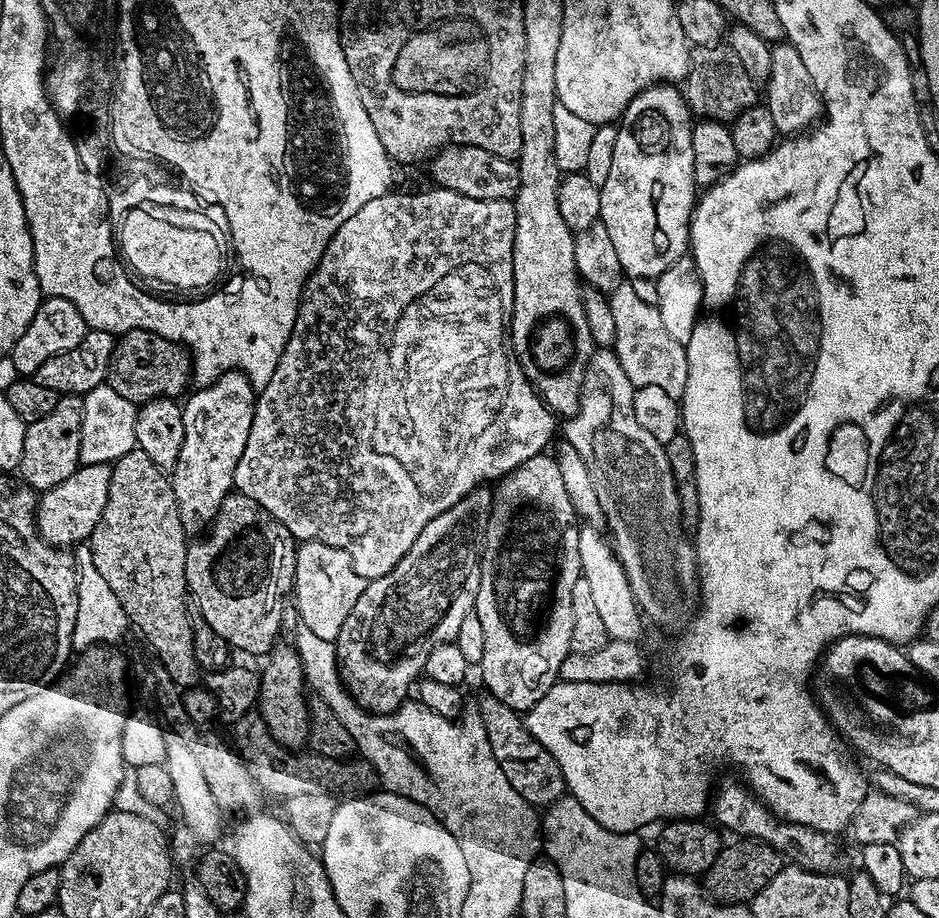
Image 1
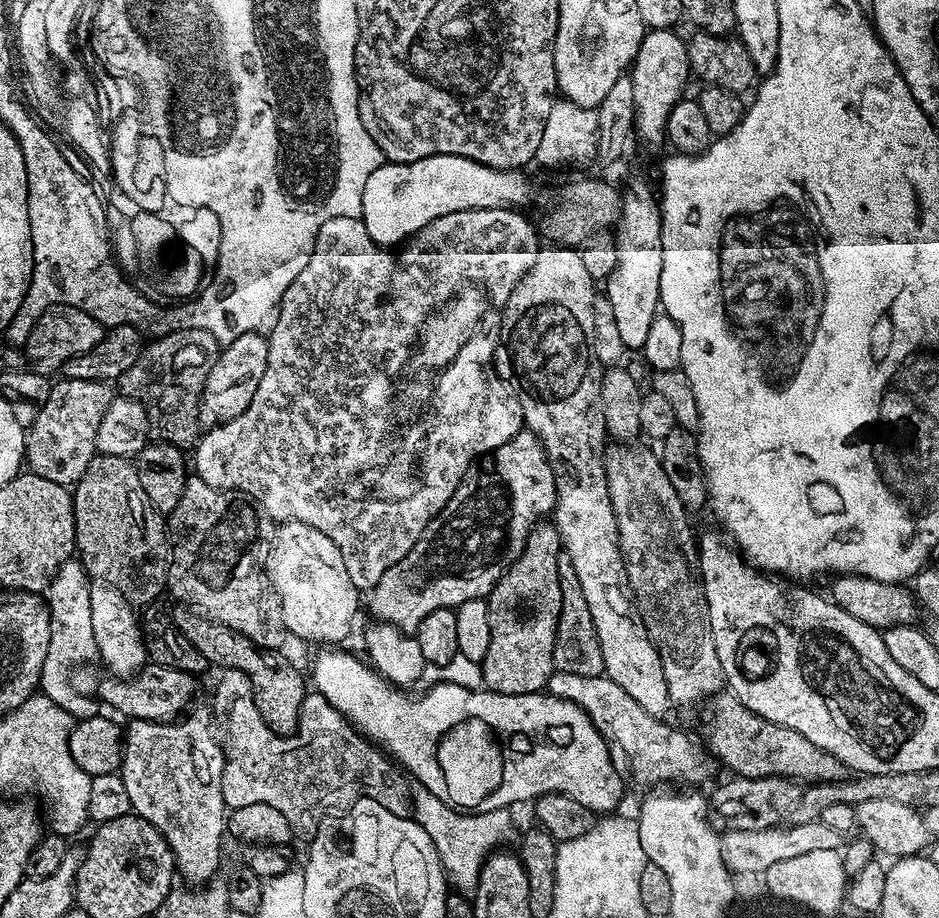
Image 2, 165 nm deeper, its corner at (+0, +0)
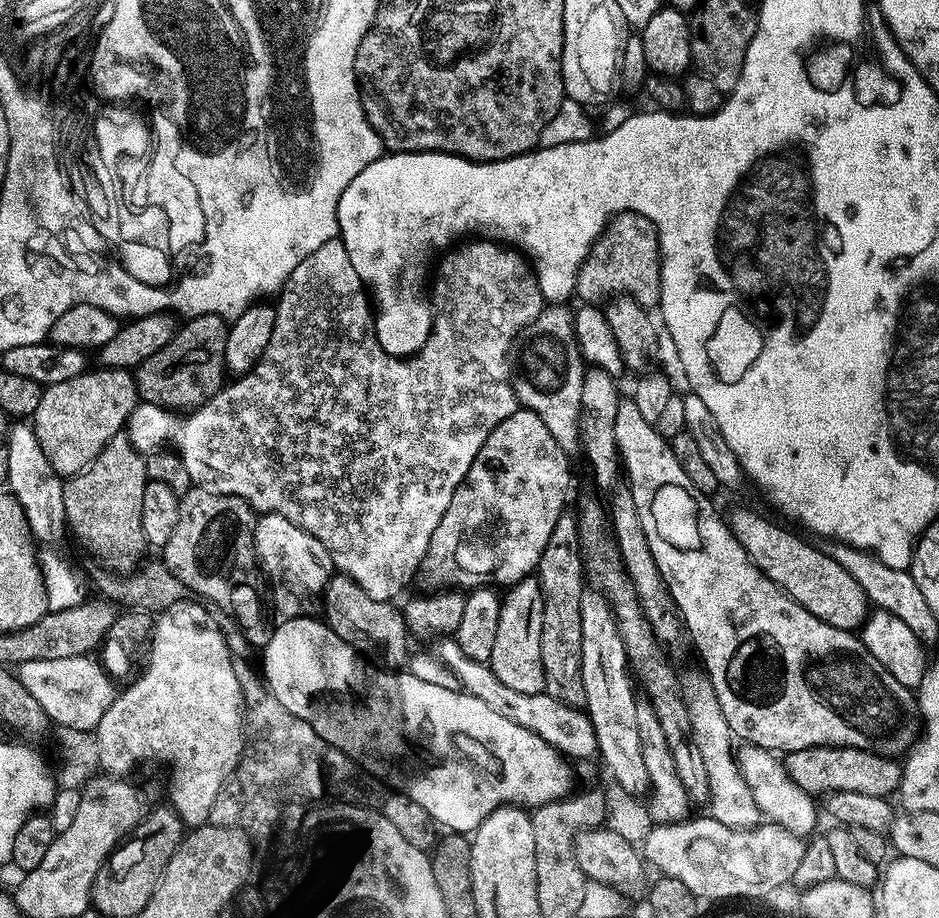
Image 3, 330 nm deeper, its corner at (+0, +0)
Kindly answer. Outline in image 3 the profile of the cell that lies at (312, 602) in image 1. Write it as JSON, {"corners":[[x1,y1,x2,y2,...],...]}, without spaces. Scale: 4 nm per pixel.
{"corners":[[269,512,261,515,256,524,256,555,259,563,268,571,272,579,272,588,276,591,276,604,284,614,296,614,308,610,312,599,327,589,328,581,334,575,332,553,318,538,306,530,294,526,286,518]]}

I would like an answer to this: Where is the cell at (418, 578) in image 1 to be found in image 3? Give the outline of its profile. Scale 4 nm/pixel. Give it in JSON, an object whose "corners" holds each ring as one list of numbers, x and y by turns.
{"corners":[[518,410,498,422,482,442,482,450,478,450,478,458,474,458,454,498,450,498,450,506,446,506,434,538,430,538,418,580,428,590,449,586,475,590,496,584,511,586,533,575,558,518,566,512,564,503,572,484,568,460,569,453,554,442,538,414]]}

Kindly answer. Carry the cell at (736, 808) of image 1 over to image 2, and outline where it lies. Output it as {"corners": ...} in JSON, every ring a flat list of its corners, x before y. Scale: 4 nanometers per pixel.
{"corners":[[555,671,548,680,547,691,574,702,587,713,595,728,601,734,605,733,612,765,631,791,654,784,700,786,696,784,707,778,705,753,696,752,687,734,671,728,667,719,646,714,646,710,642,710,642,706,638,706,638,702,634,702,634,698,630,698,630,694,626,694,626,690,622,690,622,686,618,686,618,682,611,680,608,675,589,678]]}

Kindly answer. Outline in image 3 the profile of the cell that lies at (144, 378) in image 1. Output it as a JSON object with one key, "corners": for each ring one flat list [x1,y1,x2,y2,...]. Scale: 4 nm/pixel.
{"corners":[[194,316,177,331,176,336,154,358,135,369,136,391,145,404,157,404,165,410,195,410,215,396,225,383,226,338,229,321,222,316]]}

